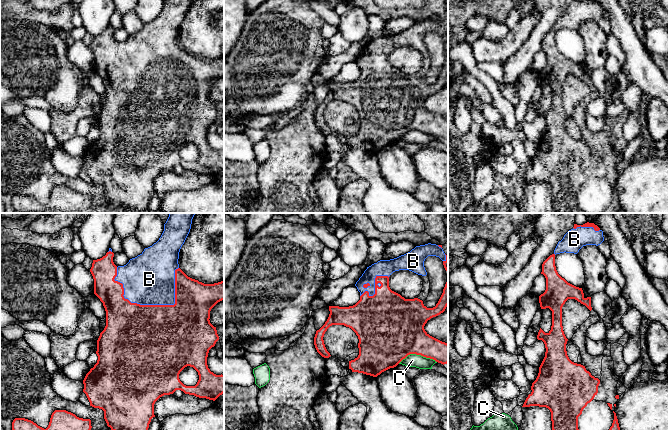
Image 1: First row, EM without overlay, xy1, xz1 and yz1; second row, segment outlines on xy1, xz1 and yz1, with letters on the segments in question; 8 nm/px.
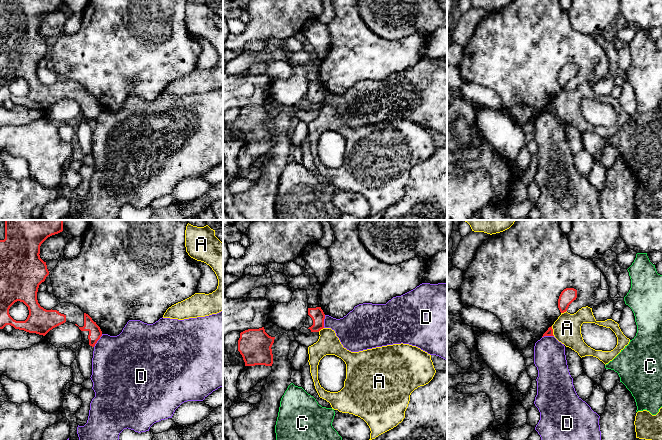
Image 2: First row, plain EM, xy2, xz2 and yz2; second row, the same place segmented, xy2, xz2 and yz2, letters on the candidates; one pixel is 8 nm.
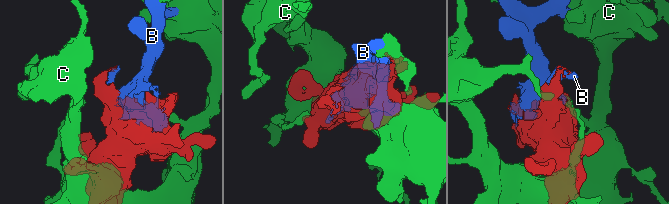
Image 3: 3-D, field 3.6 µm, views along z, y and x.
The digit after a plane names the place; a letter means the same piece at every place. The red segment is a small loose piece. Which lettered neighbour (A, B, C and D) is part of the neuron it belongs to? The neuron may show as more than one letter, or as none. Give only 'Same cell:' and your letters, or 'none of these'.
Same cell: B

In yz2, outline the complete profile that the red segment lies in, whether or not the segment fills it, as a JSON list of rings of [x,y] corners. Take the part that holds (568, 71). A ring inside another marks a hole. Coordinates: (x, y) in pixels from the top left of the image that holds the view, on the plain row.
[[[566,64],[564,65],[558,75],[558,84],[561,89],[567,87],[569,81],[576,76],[577,74],[577,66],[574,64]]]

